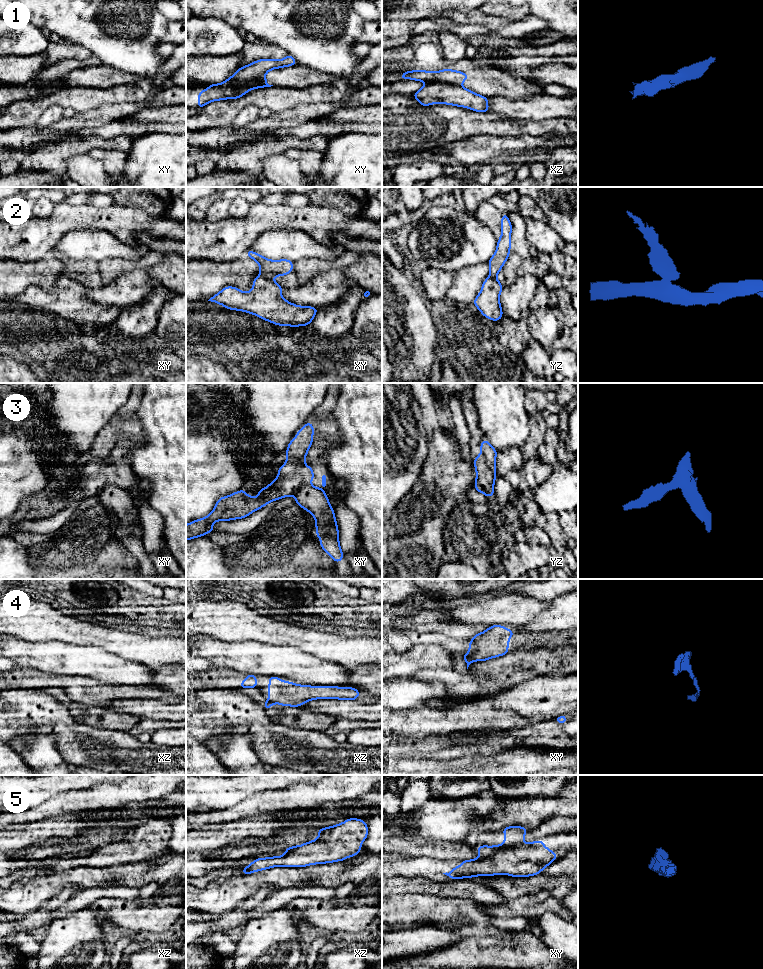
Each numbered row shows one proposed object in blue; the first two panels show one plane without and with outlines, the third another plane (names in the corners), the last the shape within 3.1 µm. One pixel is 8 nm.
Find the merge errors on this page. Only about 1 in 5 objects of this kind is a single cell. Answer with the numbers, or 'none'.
1, 2, 3, 4, 5

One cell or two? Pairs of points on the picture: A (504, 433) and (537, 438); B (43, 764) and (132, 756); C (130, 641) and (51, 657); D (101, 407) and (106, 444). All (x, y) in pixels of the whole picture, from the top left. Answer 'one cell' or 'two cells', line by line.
A: two cells
B: two cells
C: two cells
D: two cells

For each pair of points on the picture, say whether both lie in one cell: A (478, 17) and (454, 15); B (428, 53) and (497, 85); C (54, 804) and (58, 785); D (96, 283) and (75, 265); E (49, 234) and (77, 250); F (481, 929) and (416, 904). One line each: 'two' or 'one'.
A: one
B: one
C: two
D: one
E: two
F: one

